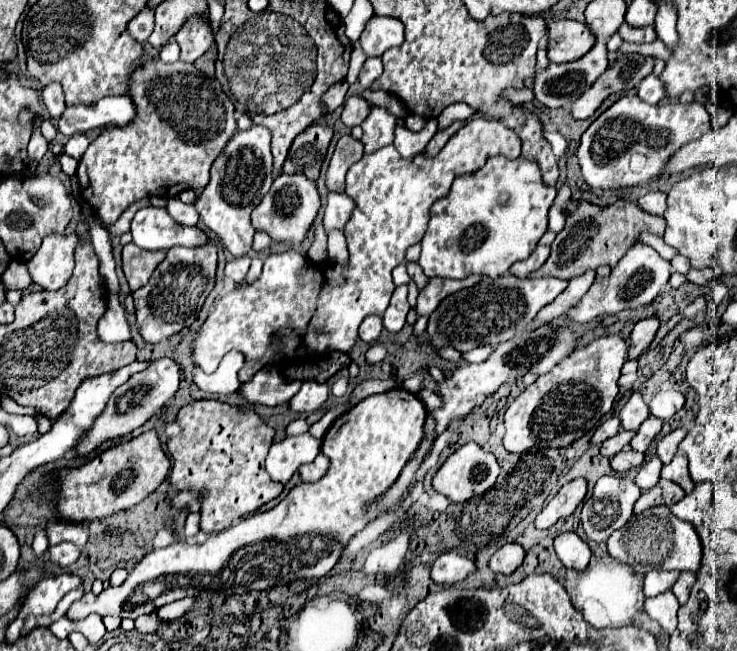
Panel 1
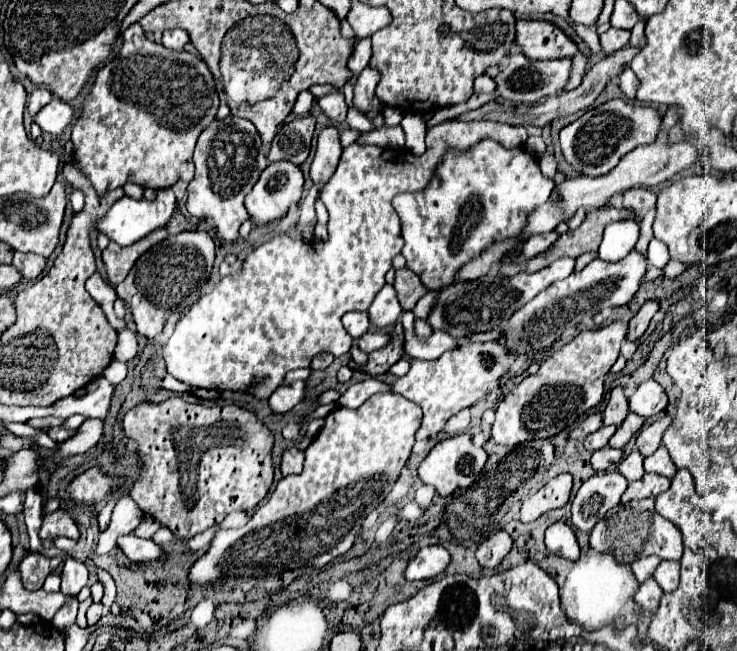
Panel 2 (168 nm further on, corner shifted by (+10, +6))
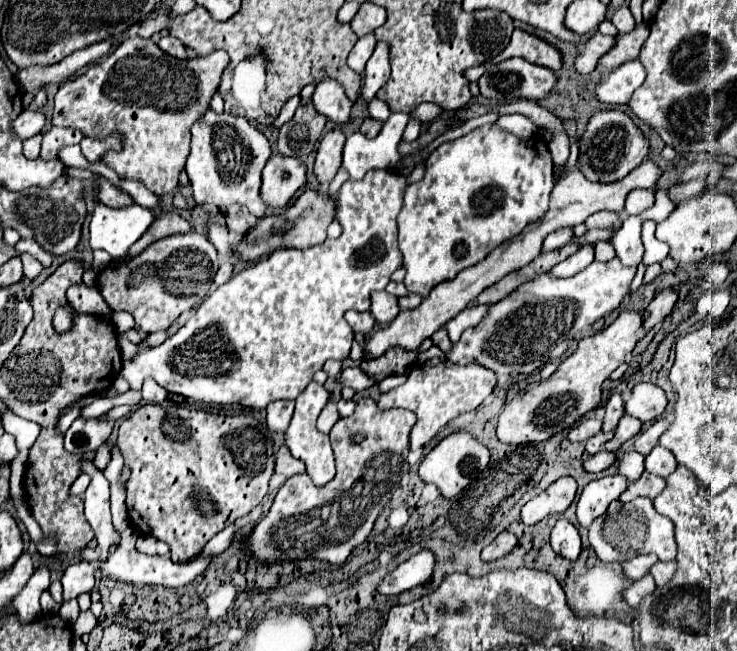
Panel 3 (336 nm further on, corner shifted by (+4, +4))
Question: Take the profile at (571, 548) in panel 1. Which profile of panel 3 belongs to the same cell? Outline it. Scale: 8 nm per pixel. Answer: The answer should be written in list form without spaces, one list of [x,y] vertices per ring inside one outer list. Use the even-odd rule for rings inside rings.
[[[560,518],[556,522],[556,526],[552,528],[552,536],[550,536],[550,544],[554,548],[556,554],[568,558],[568,560],[578,560],[580,556],[580,534],[574,528],[574,524],[570,524],[568,520]]]

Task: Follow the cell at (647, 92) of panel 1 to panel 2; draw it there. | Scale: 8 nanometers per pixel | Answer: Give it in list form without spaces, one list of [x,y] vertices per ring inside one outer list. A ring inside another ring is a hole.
[[[624,68],[624,70],[622,70],[618,88],[620,88],[620,92],[626,96],[626,100],[630,100],[630,102],[634,100],[634,94],[636,94],[636,88],[638,88],[638,78],[636,78],[636,74],[634,74],[630,68]]]

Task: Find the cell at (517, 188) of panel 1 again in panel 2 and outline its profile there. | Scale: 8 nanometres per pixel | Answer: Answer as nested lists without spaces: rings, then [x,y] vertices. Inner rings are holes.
[[[484,138],[466,152],[444,152],[442,162],[424,190],[398,194],[392,202],[402,222],[402,256],[406,258],[406,268],[412,270],[428,290],[440,290],[442,286],[452,284],[454,274],[492,242],[518,236],[528,214],[548,200],[552,188],[554,182],[540,172],[538,158],[532,158],[524,146],[504,148],[496,144],[496,140]]]

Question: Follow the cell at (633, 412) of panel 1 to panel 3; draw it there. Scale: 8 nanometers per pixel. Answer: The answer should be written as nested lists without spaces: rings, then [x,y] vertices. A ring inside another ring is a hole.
[[[612,394],[608,398],[608,404],[606,404],[606,416],[604,416],[604,426],[602,426],[602,432],[610,432],[610,430],[616,430],[620,418],[624,416],[624,402],[622,402],[622,396],[620,394]]]

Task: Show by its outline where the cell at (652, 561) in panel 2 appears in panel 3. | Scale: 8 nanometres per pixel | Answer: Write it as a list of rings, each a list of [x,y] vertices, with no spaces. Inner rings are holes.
[[[646,554],[646,556],[636,556],[636,558],[632,558],[630,562],[624,562],[622,568],[624,568],[624,572],[626,572],[628,578],[640,580],[642,576],[646,576],[646,574],[650,572],[650,568],[652,568],[656,562],[658,562],[658,556]]]

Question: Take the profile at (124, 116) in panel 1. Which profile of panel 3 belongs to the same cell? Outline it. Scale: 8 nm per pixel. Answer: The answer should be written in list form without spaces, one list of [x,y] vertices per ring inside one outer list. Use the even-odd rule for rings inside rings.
[[[24,110],[16,120],[14,120],[14,132],[22,136],[22,140],[40,134],[42,128],[46,126],[46,114],[42,110]]]

